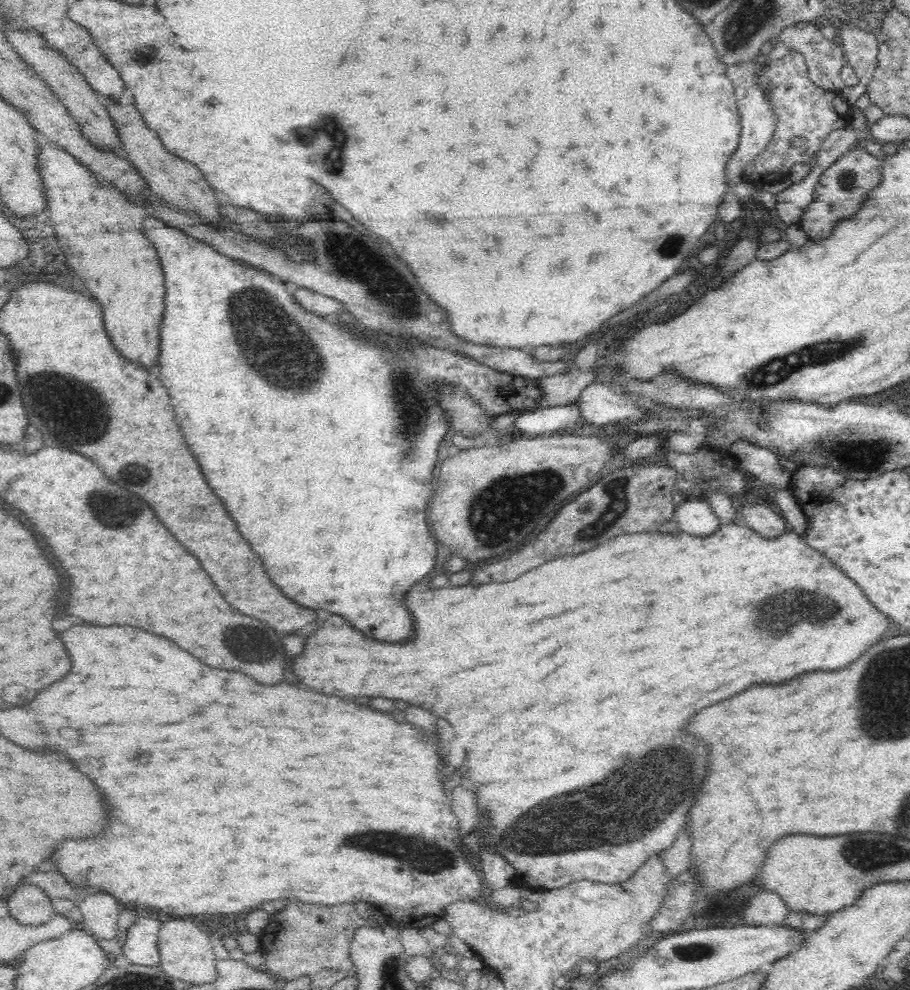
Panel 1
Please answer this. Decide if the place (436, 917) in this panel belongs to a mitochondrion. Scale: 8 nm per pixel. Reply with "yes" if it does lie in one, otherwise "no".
no

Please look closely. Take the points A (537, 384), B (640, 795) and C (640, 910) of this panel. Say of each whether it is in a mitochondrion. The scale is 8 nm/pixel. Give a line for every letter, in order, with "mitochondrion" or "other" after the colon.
A: other
B: mitochondrion
C: other

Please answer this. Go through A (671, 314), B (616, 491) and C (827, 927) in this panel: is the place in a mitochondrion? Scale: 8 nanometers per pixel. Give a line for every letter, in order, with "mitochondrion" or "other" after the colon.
A: other
B: mitochondrion
C: other

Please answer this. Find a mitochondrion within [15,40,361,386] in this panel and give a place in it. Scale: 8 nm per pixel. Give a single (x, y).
(332, 158)

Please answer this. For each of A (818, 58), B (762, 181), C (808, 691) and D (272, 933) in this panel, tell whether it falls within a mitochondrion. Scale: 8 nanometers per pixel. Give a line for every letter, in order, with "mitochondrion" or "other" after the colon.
A: other
B: other
C: other
D: other

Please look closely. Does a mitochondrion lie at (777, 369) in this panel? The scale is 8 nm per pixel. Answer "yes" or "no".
yes

